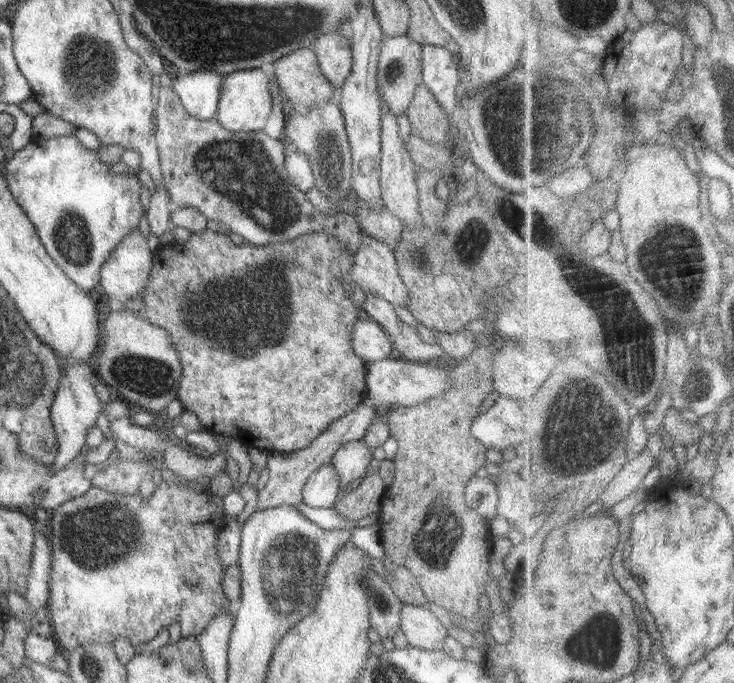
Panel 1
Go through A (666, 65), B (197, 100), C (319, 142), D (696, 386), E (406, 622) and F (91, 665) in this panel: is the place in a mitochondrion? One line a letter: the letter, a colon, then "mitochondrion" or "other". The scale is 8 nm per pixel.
A: other
B: other
C: mitochondrion
D: mitochondrion
E: other
F: mitochondrion

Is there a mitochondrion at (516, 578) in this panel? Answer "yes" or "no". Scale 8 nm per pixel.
no

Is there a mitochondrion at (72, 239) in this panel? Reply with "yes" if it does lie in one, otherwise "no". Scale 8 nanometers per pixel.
yes

